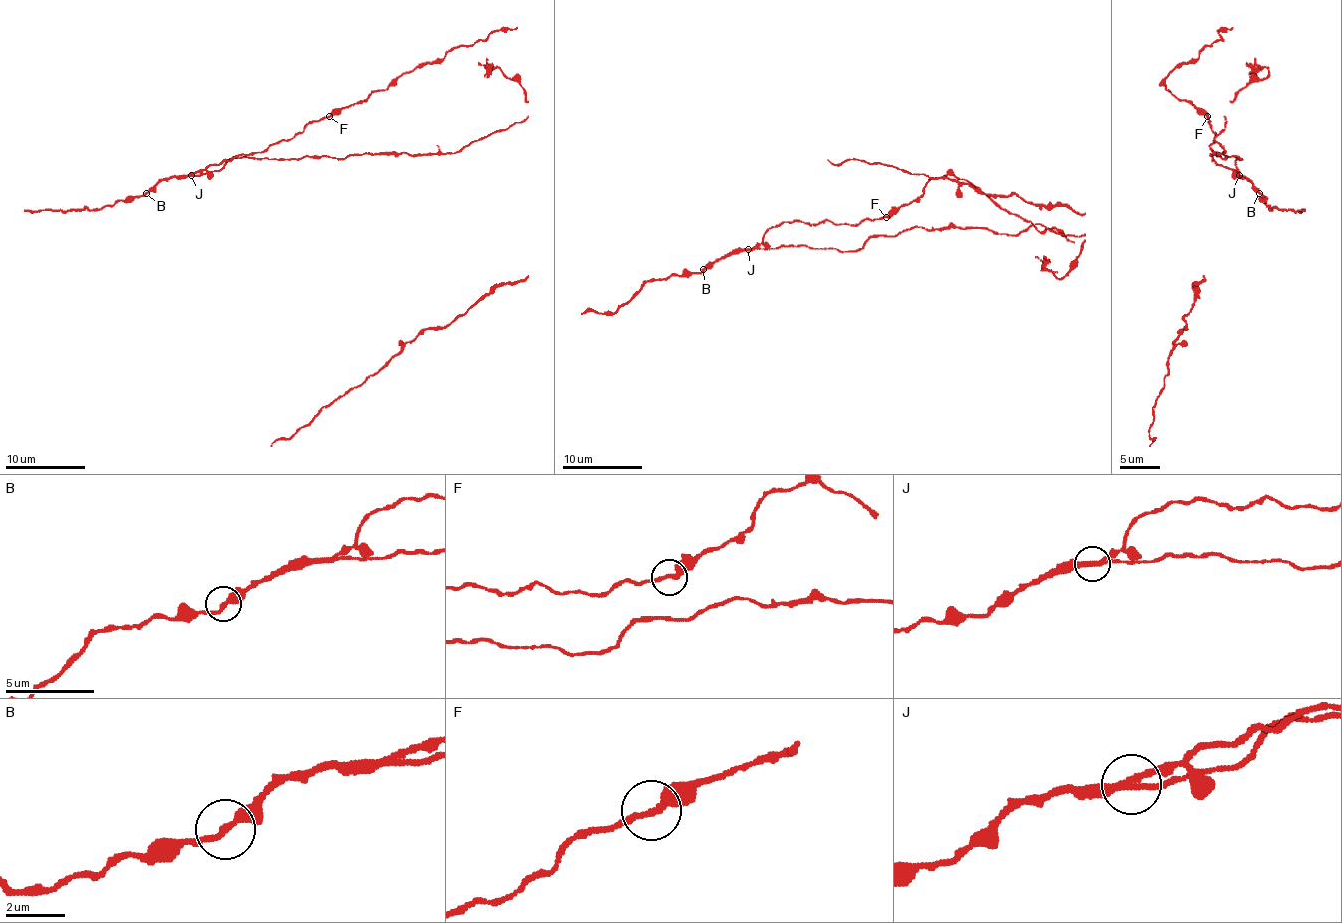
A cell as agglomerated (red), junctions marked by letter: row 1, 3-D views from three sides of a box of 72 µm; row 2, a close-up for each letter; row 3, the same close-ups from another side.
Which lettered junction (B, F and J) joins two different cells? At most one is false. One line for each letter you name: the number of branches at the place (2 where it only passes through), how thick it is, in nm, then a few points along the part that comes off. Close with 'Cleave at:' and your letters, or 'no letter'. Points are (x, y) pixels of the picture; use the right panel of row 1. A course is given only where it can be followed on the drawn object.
J: 2 | 240 nm
Cleave at: J

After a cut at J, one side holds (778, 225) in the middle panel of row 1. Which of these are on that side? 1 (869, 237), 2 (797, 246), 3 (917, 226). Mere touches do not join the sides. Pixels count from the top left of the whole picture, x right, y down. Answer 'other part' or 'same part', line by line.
1: other part
2: other part
3: other part

